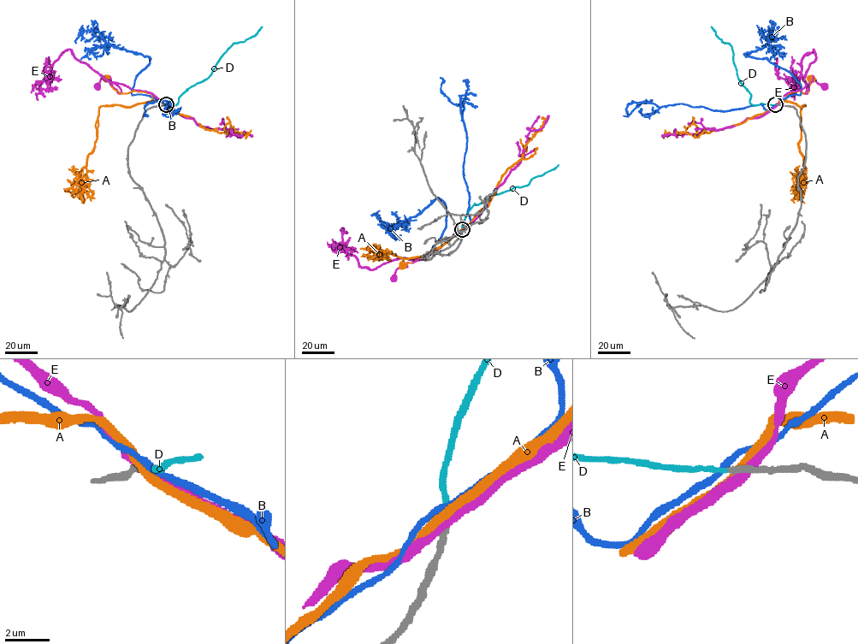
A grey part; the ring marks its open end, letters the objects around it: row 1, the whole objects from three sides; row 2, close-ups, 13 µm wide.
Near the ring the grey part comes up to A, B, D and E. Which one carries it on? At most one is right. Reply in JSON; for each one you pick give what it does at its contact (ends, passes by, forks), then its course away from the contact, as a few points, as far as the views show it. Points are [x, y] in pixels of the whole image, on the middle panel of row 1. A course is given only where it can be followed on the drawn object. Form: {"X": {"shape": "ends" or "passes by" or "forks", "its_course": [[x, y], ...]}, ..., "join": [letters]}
{"D": {"shape": "ends", "its_course": [[462, 229], [466, 214], [475, 203], [477, 204], [515, 186], [526, 186], [533, 178], [559, 165]]}, "join": ["D"]}

